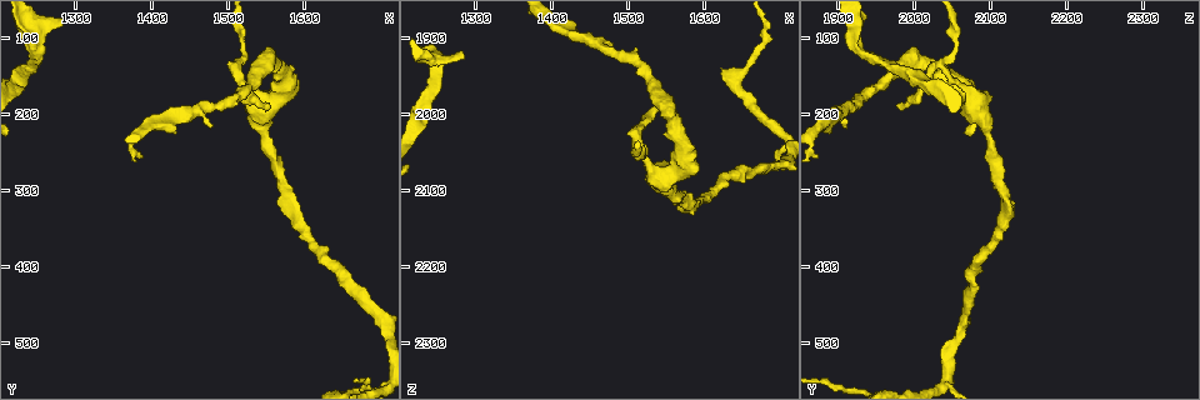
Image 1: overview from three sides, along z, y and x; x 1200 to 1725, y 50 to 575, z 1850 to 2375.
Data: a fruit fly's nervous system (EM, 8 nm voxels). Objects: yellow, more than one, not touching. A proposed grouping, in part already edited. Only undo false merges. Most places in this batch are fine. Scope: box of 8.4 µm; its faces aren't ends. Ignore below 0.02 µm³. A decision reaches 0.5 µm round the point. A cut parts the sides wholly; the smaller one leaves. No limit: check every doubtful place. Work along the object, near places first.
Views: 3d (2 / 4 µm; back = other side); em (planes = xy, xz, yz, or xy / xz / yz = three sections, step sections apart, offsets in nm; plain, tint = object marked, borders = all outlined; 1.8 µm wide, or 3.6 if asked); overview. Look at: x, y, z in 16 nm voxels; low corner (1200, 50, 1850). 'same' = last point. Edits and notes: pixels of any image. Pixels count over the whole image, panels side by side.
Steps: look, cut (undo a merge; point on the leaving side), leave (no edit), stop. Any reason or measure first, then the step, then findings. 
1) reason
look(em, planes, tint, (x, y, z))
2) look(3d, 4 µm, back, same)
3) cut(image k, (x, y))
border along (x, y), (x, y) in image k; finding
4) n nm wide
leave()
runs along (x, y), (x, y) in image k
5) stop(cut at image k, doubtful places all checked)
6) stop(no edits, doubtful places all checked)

two arms in line, one across
look(em, planes, plain, (1540, 190, 2080))

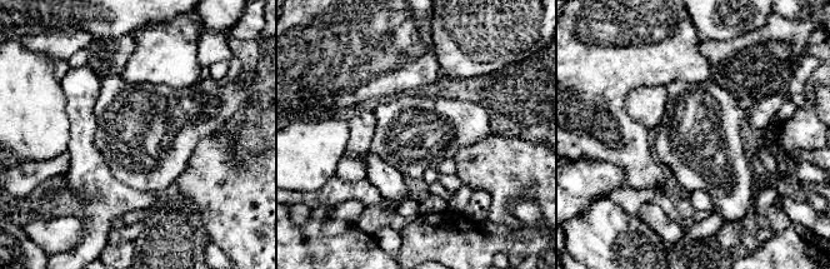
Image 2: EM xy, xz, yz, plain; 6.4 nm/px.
look(em, planes, tint, same)

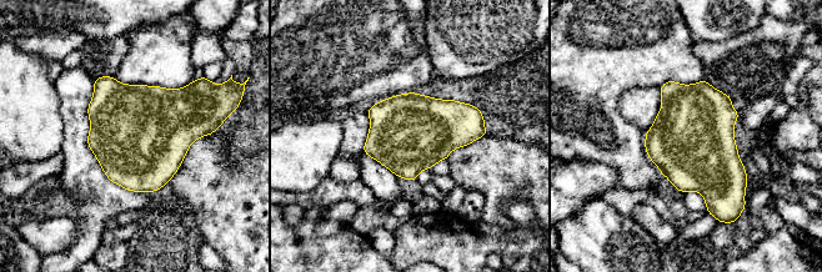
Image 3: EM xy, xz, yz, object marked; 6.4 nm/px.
leave()
all the same cell

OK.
abrupt turn
look(em, planes, tint, (1505, 135, 2035))

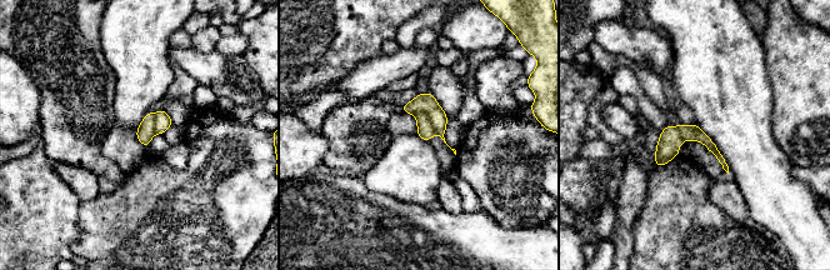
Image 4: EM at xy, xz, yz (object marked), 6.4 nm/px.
cut(image 4, (426, 103))
border along (418, 110), (428, 115), (435, 133) in image 4; a second cell is stuck on

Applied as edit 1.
arms part here
look(3d, 2 µm, (1245, 115, 1930))

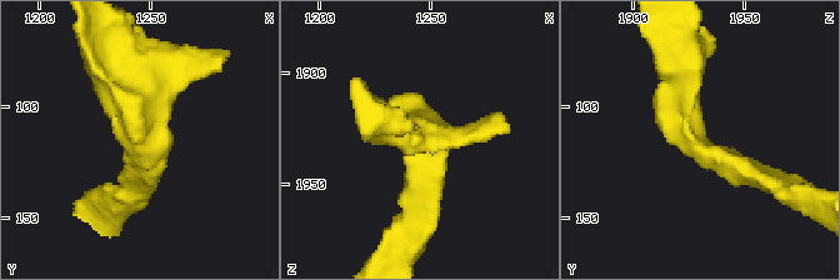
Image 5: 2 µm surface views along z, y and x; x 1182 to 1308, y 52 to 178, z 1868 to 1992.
shape alone is not enough
look(em, planes, tint, (1247, 114, 1927))

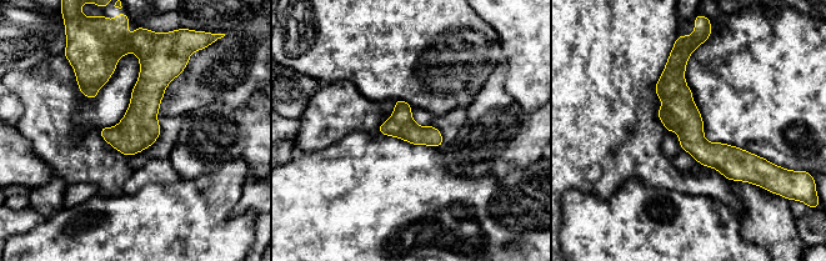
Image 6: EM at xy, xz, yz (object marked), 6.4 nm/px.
leave()
runs along (685, 56), (679, 113), (749, 179) in image 6; continuous, no second cell

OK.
stop(cut at image 4, doubtful places all checked)

